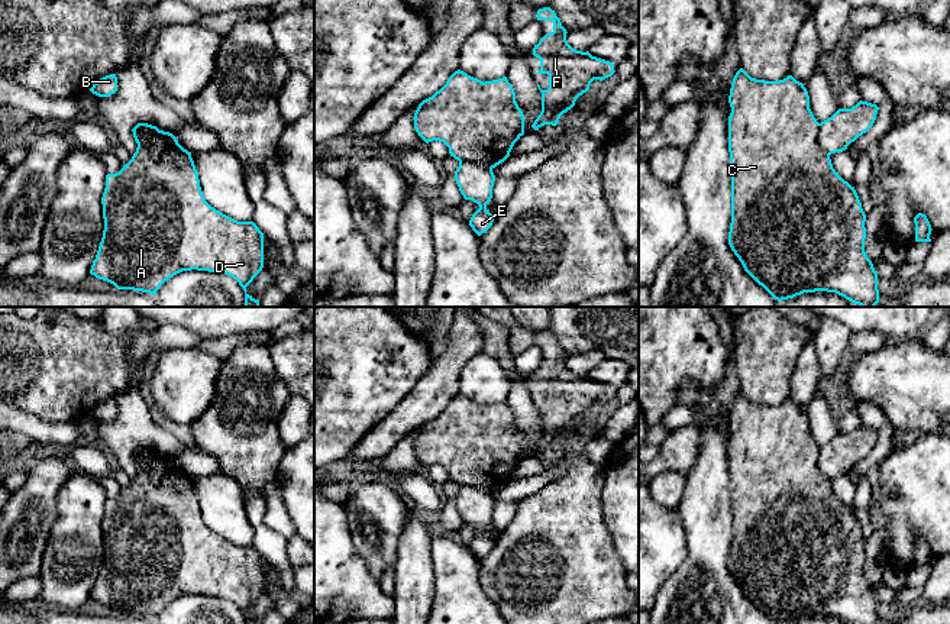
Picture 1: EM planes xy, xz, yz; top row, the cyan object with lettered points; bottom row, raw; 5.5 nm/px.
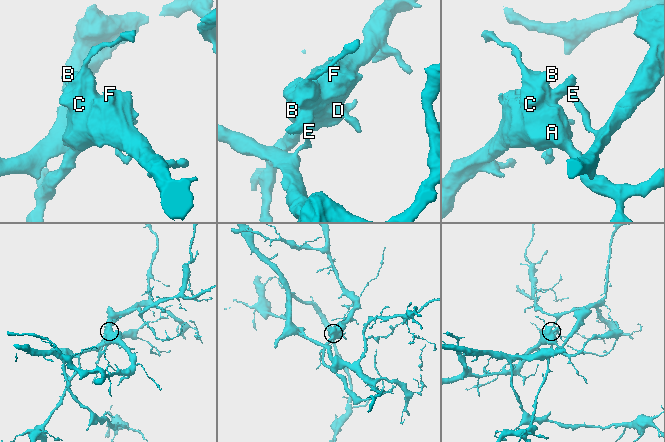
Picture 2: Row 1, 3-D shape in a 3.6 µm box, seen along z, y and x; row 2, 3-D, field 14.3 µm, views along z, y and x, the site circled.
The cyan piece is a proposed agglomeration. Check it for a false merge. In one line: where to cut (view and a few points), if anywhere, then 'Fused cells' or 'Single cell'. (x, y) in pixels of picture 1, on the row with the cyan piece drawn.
Split along yz (818, 123), (818, 145), (829, 155). Fused cells

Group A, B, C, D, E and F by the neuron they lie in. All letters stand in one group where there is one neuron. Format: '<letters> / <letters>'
A B C D F / E

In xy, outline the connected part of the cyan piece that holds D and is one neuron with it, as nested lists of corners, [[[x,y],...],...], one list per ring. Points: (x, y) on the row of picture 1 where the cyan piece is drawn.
[[[158,130],[151,142],[138,145],[132,159],[116,174],[106,175],[101,197],[104,230],[90,274],[117,290],[133,290],[152,295],[161,285],[182,271],[209,271],[232,277],[245,291],[245,307],[261,307],[246,287],[264,268],[264,233],[253,222],[238,222],[211,207],[201,191],[191,152],[177,138]]]

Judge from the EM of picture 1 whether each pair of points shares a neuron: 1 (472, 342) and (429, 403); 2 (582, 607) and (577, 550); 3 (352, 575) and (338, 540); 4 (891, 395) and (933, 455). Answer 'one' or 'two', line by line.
1: one
2: one
3: one
4: two

